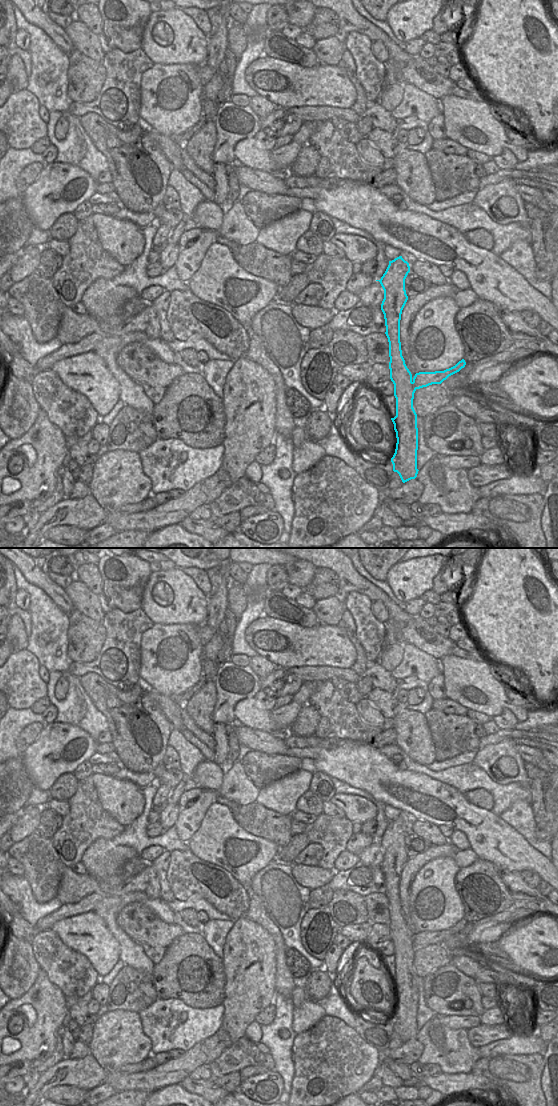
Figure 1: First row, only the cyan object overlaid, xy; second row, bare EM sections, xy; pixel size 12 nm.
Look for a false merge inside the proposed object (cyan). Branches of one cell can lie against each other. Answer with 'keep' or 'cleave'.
cleave

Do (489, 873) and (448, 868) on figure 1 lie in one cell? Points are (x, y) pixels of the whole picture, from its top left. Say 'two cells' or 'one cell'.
two cells

